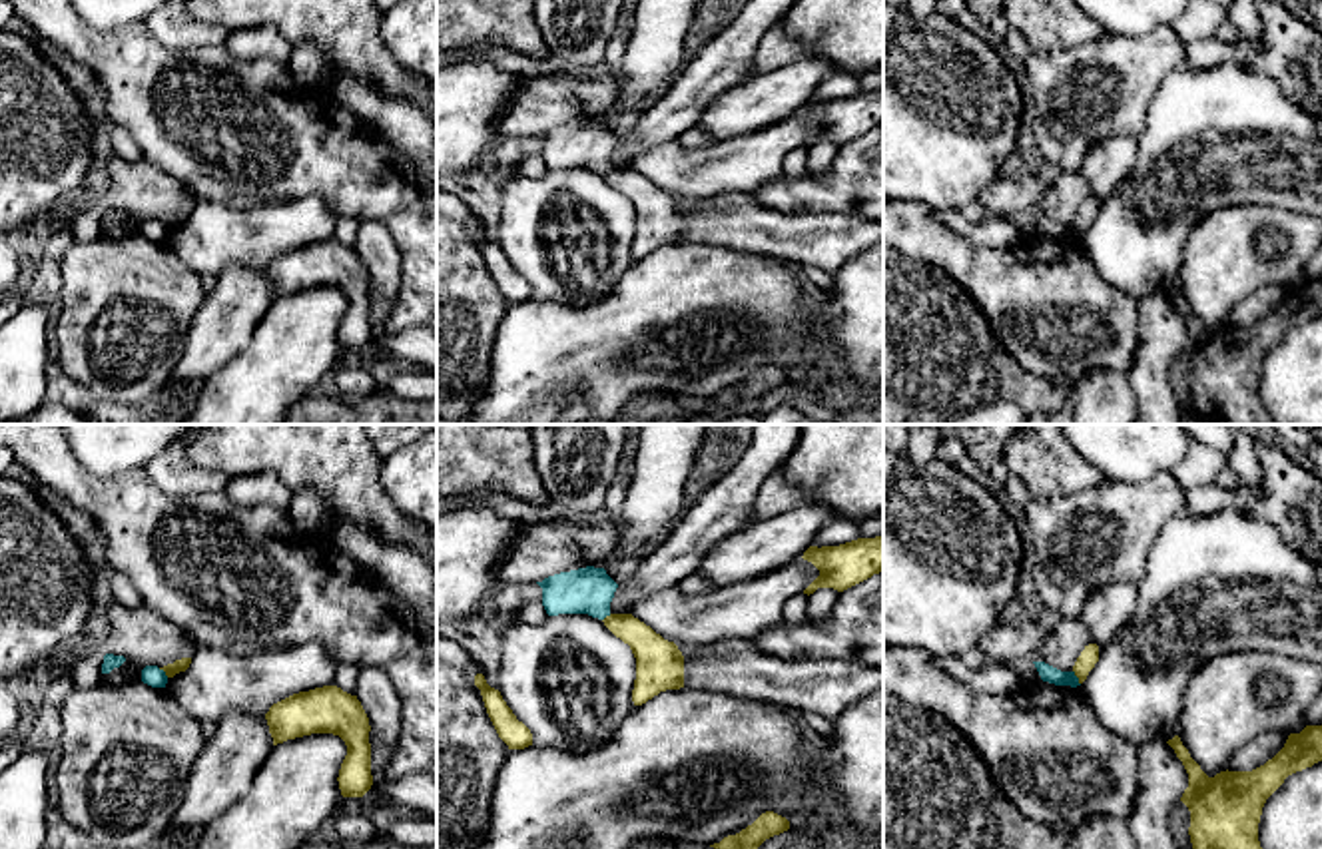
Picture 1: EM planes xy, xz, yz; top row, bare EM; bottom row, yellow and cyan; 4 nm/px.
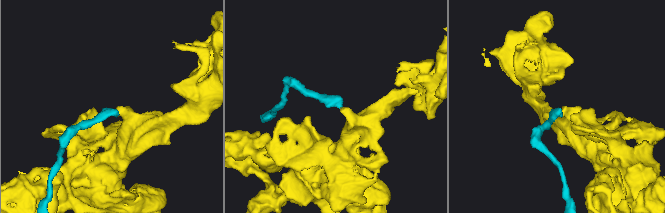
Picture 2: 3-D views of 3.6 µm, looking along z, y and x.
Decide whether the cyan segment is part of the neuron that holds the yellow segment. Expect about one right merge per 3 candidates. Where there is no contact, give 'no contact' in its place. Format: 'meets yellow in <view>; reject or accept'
meets yellow in yz; reject

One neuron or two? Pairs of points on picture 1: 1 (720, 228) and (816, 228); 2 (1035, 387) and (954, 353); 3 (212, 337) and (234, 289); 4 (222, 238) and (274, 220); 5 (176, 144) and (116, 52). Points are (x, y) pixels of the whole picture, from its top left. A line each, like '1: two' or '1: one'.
1: one
2: one
3: one
4: one
5: one

